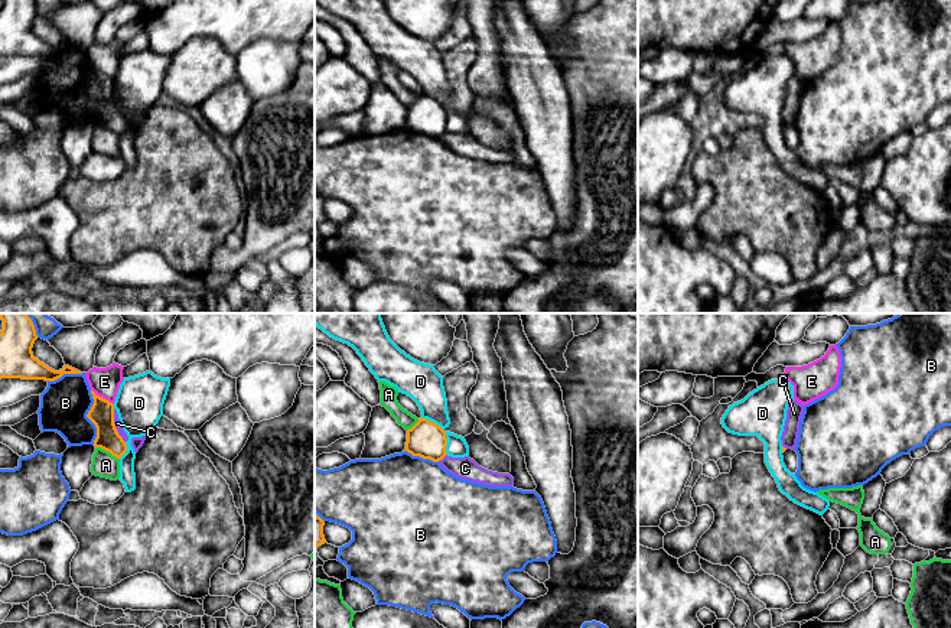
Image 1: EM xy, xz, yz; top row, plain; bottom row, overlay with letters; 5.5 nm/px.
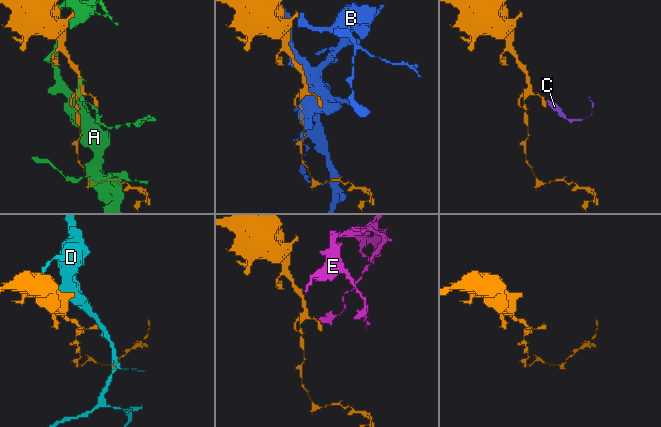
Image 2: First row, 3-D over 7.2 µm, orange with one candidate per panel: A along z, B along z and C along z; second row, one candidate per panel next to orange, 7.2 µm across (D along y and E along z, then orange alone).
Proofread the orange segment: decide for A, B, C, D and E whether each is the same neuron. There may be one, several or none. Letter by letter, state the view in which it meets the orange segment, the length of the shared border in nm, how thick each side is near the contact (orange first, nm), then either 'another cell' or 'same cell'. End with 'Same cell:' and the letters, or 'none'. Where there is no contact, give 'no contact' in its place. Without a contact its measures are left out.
A: xy | 150 nm | 140/140 nm | another cell
B: xy | 300 nm | 140/280 nm | another cell
C: xy | 200 nm | 140/40 nm | another cell
D: xz | 260 nm | 200/180 nm | another cell
E: xy | 160 nm | 140/160 nm | another cell
Same cell: none

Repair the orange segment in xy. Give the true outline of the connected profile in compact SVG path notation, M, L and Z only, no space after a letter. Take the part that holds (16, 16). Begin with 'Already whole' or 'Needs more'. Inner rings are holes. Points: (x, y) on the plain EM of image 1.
Already whole. M3 0L0 10L0 56L45 56L55 58L63 51L82 51L63 42L55 48L33 33L32 25L38 16L33 0Z

